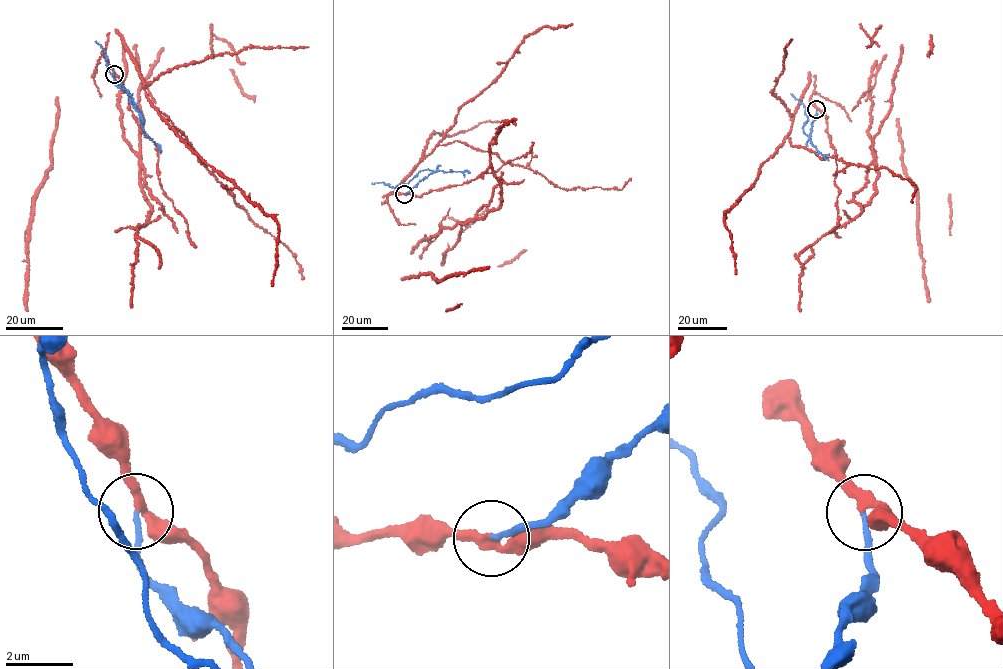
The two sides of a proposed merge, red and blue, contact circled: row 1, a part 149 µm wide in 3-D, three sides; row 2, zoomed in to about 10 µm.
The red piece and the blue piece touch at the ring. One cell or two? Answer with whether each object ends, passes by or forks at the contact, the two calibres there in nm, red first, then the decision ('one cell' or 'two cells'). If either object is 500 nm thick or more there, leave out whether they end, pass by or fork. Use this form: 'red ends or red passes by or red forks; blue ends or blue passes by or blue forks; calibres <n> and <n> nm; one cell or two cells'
red passes by; blue ends; calibres 260 and 140 nm; two cells

